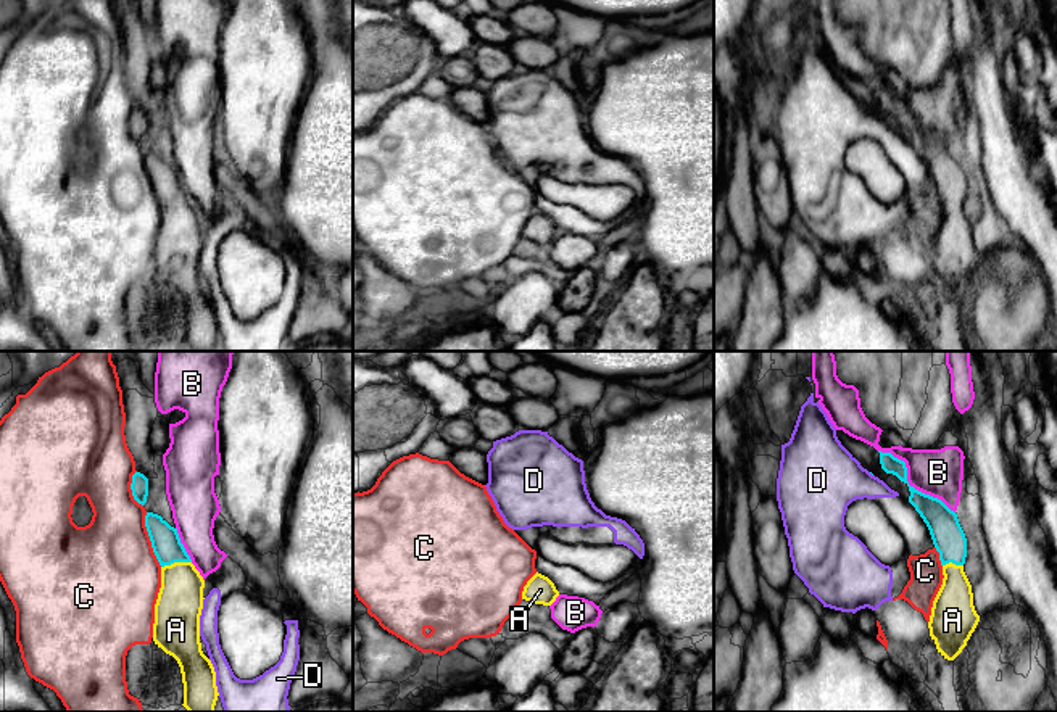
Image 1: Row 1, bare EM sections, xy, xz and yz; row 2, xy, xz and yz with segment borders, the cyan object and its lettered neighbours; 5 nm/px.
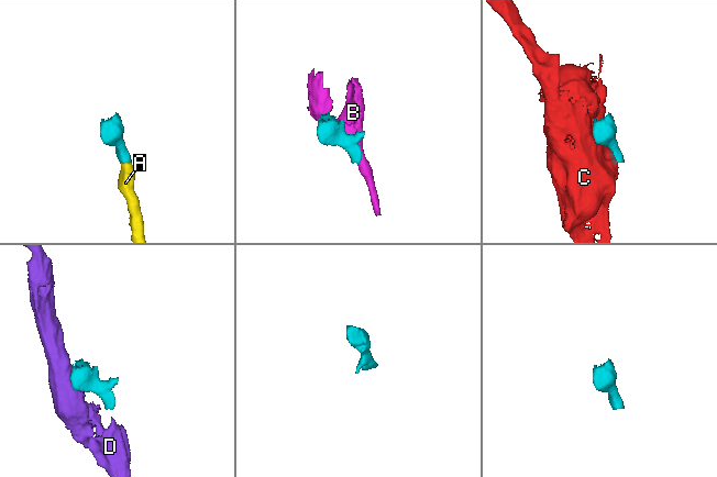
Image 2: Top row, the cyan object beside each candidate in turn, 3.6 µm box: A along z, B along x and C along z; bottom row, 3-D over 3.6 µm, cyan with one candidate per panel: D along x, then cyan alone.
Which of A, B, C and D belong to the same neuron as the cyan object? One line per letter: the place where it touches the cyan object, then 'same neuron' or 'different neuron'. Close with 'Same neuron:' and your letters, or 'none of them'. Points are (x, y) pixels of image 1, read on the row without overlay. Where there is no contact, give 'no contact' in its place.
A: meets cyan in xy at (176, 200); same neuron
B: meets cyan in yz at (907, 123); different neuron
C: meets cyan in xy at (150, 179); different neuron
D: no contact; different neuron
Same neuron: A

